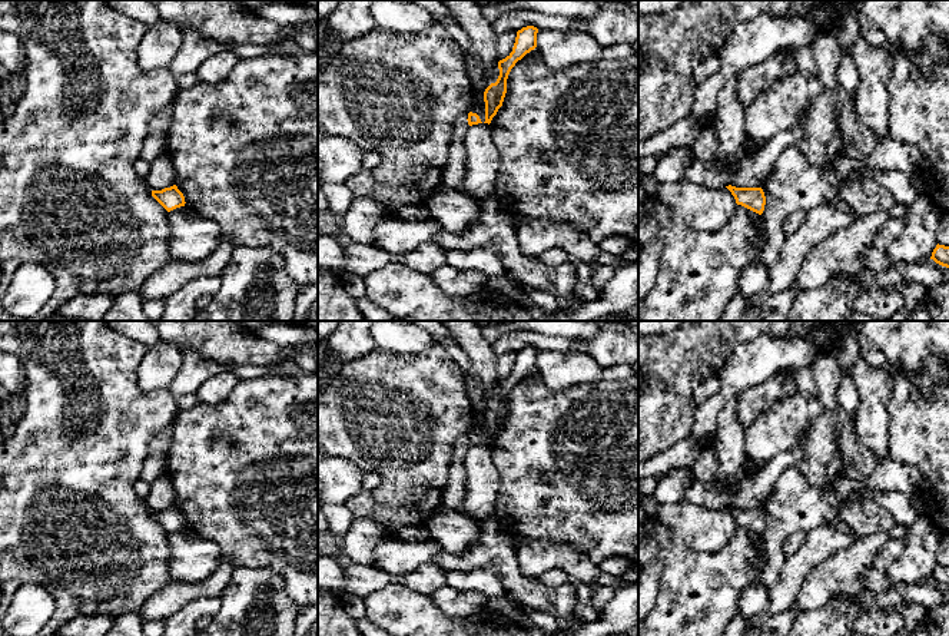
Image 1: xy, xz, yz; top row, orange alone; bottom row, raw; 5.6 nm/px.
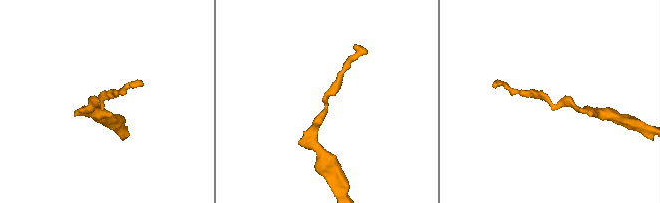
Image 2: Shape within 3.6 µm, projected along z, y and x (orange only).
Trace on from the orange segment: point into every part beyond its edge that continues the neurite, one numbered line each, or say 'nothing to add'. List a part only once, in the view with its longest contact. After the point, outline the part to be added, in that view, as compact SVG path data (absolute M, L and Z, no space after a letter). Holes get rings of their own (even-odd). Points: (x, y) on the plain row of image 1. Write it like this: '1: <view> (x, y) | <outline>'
nothing to add

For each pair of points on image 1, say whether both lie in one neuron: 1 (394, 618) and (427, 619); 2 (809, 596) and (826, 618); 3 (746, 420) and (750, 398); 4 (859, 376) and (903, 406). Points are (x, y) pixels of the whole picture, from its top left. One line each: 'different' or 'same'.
1: same
2: different
3: same
4: different

